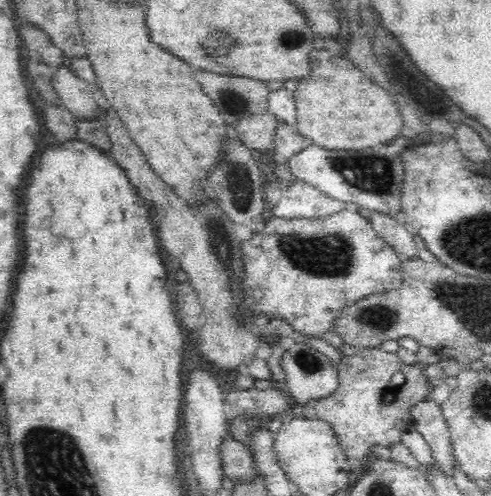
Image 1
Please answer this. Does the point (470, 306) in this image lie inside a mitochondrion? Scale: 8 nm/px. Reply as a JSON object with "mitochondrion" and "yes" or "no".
{"mitochondrion":"yes"}

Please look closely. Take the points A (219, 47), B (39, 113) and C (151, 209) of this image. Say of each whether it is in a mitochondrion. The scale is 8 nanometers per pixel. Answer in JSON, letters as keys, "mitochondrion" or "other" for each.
{"A":"mitochondrion","B":"other","C":"other"}

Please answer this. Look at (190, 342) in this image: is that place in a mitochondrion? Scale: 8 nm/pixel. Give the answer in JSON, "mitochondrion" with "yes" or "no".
{"mitochondrion":"no"}

